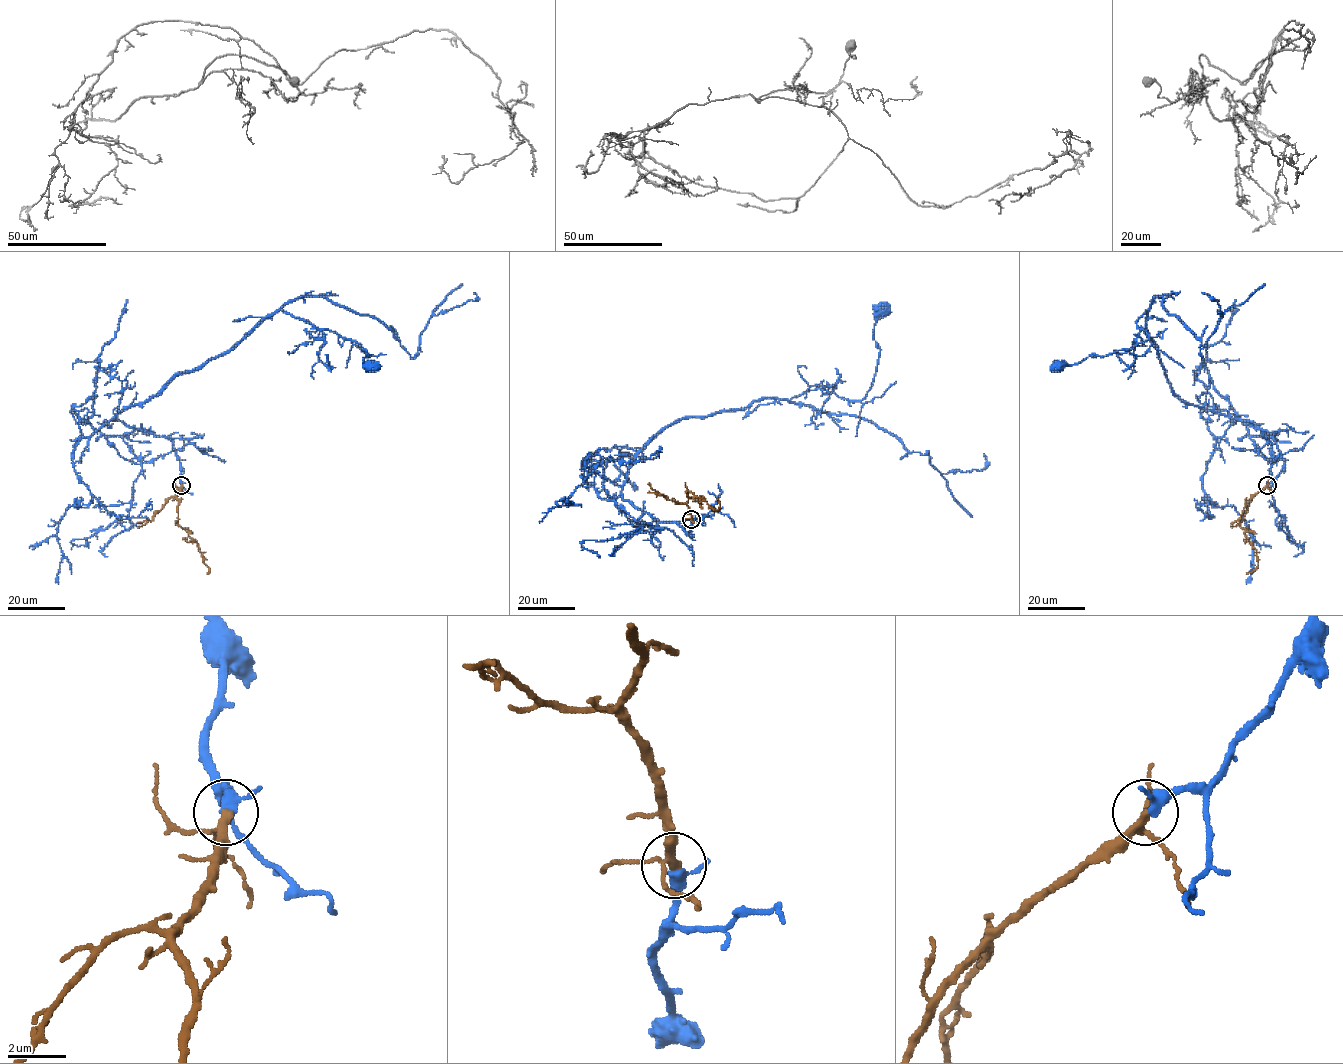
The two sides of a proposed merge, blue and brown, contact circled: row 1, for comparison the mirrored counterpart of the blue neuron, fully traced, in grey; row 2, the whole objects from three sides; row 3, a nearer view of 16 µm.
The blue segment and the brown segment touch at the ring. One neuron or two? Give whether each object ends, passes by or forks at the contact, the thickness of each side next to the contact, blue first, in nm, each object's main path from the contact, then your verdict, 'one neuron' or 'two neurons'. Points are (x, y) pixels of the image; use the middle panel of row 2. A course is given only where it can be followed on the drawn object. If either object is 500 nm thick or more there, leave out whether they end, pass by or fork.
blue passes by; brown forks there; 340 nm thick on the blue side, 200 nm on the other; blue runs (691, 519), (689, 536), (625, 501), (633, 458), (680, 419), (817, 389), (859, 401), (874, 381), (882, 308); brown runs (691, 519), (686, 503), (687, 490), (703, 499), (711, 509), (717, 509), (720, 503), (717, 498); one neuron

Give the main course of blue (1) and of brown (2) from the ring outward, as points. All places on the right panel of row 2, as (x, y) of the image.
1: (1267, 485), (1284, 463), (1276, 443), (1252, 421), (1174, 393), (1147, 310), (1137, 320), (1147, 340), (1056, 366)
2: (1267, 485), (1246, 503), (1238, 520), (1257, 553), (1257, 566), (1246, 573)

